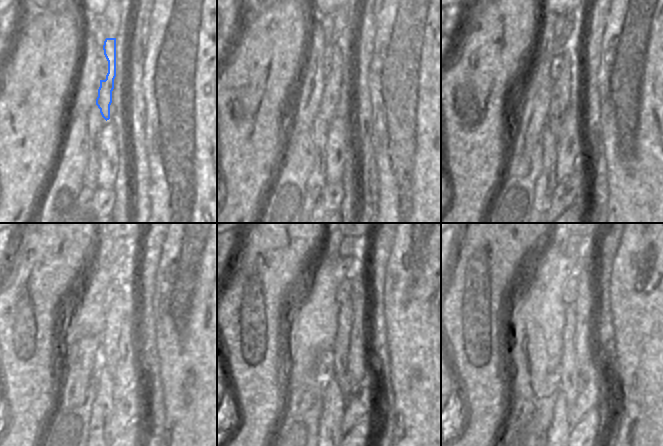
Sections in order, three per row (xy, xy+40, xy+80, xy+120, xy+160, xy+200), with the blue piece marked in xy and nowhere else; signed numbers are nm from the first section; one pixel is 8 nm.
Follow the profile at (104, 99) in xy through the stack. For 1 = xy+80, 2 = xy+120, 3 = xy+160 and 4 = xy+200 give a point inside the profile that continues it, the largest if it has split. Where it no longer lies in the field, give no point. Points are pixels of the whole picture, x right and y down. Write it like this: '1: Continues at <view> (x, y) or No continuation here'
1: Continues at xy+80 (560, 95)
2: Continues at xy+120 (109, 338)
3: Continues at xy+160 (347, 384)
4: Continues at xy+200 (570, 386)

